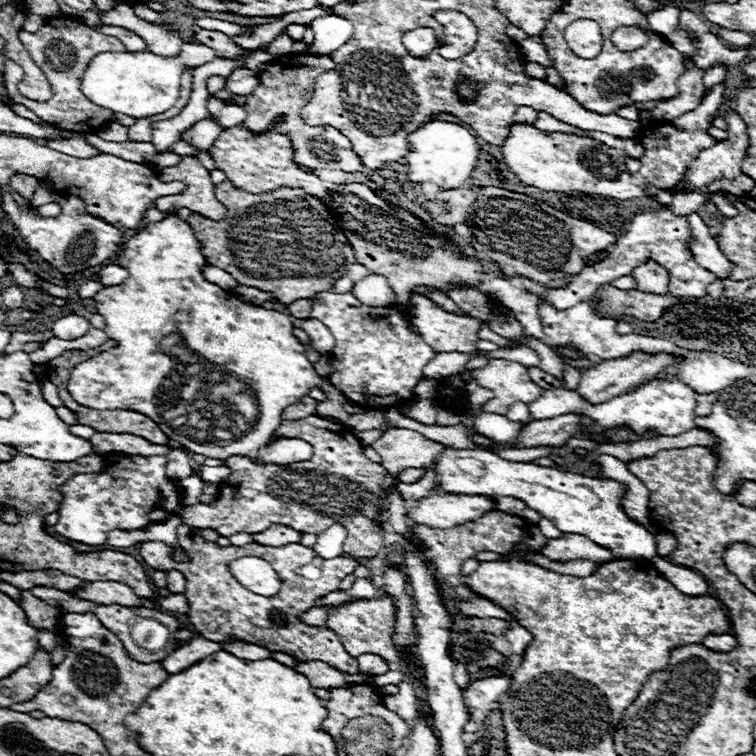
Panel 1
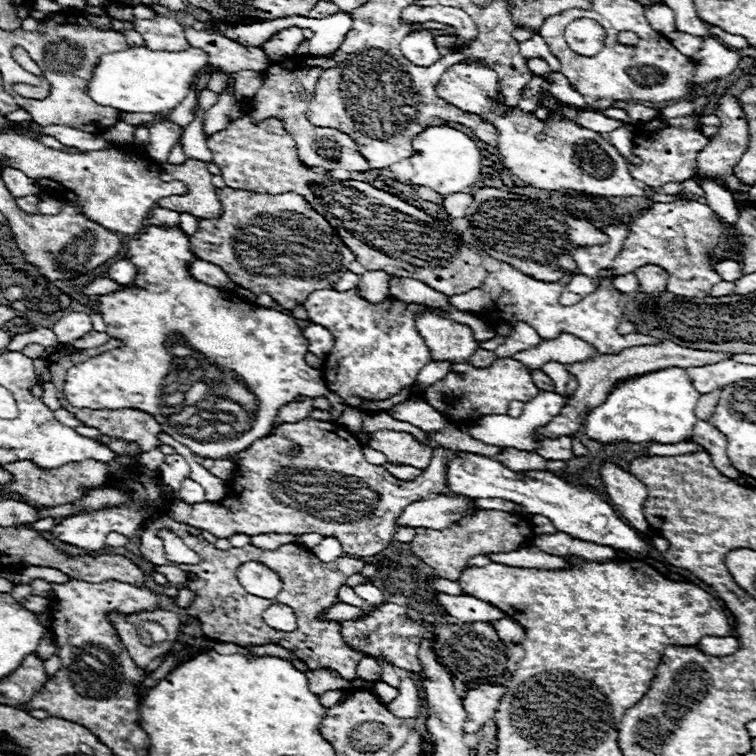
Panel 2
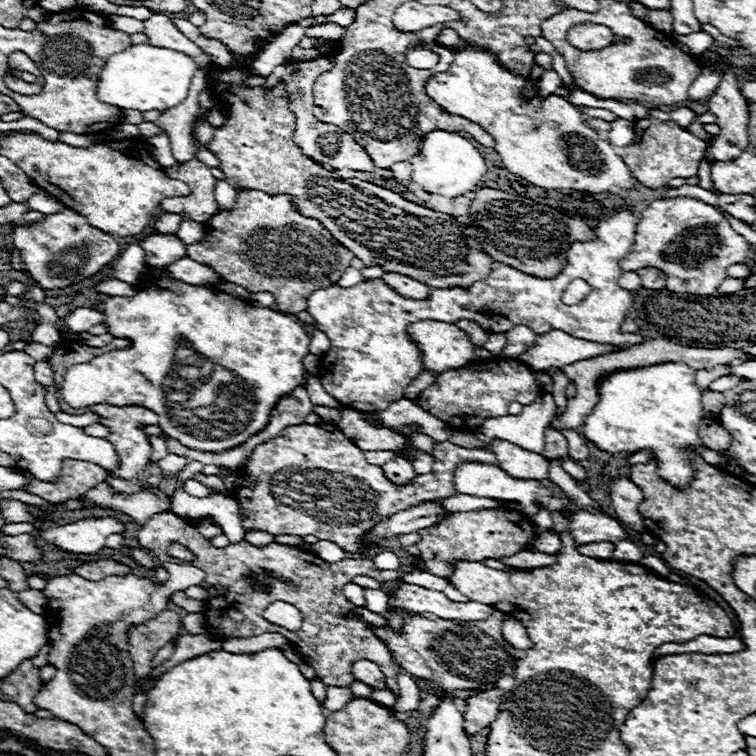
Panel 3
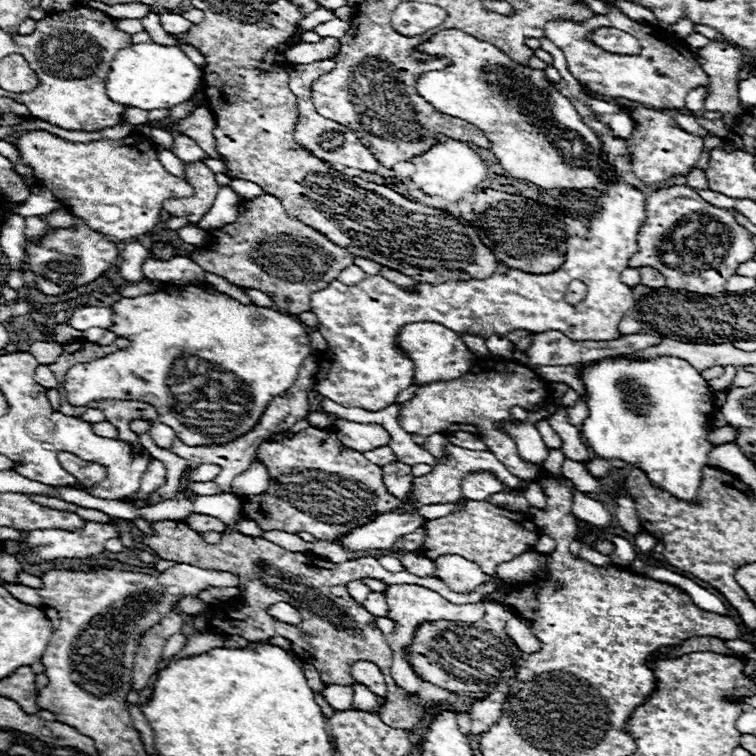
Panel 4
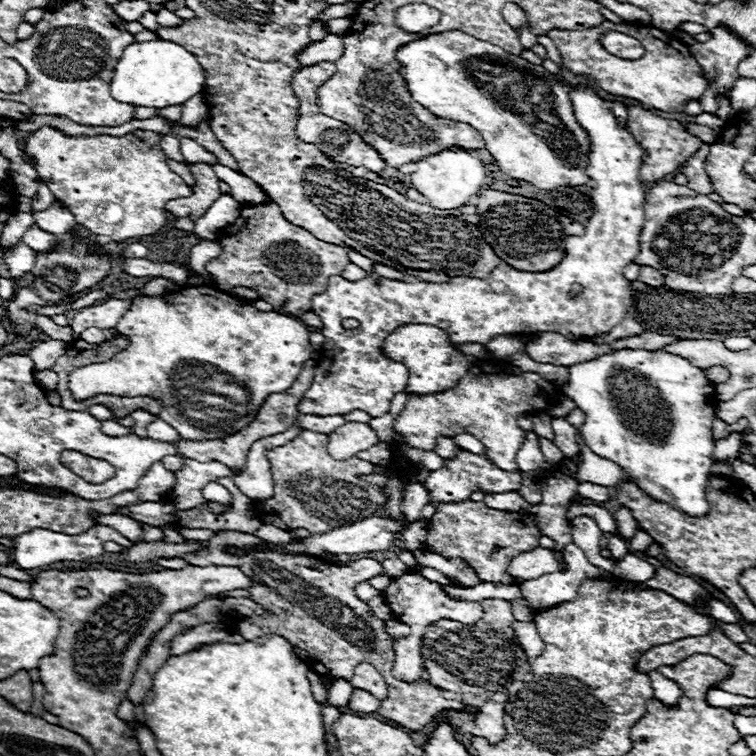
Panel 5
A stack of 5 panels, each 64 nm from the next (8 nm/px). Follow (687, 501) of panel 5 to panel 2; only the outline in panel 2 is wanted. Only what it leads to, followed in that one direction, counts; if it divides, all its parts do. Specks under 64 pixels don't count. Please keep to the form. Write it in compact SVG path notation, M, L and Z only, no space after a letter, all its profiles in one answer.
M684 368L650 372L642 378L620 384L602 406L594 408L586 418L586 436L596 442L612 442L620 436L634 444L682 442L692 434L692 428L698 422L694 414L698 398L700 394L690 384Z

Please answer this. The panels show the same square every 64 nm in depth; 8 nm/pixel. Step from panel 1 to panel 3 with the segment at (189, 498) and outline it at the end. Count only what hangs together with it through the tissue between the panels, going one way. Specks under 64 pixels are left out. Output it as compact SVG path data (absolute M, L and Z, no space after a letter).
M186 480L186 482L184 482L184 492L190 494L190 496L194 496L194 498L204 498L204 496L208 496L208 488L206 488L204 484L196 482L196 480Z

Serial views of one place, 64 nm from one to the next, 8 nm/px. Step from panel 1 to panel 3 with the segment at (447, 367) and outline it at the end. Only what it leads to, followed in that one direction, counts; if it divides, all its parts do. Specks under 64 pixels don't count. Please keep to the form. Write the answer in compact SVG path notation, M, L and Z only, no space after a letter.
M422 370L420 374L418 374L418 378L406 388L406 392L404 392L404 398L416 398L424 388L428 388L430 384L434 384L434 380L438 378L438 374L434 374L434 372L428 372L428 370Z

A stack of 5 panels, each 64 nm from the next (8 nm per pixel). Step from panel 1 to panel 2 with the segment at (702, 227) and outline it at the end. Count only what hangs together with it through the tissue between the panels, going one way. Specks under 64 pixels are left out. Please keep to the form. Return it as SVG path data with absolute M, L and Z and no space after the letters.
M722 260L722 262L716 262L714 264L714 270L722 276L722 280L728 280L728 282L734 282L742 276L740 272L740 264L734 262L734 260Z

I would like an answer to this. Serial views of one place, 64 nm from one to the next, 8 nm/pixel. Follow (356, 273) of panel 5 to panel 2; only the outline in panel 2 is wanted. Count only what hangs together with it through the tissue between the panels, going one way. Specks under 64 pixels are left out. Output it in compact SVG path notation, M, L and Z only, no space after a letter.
M344 272L342 278L334 284L334 290L338 290L338 292L346 292L346 290L350 290L350 288L356 288L358 282L360 282L360 278L358 278L356 274L352 274L352 272Z

